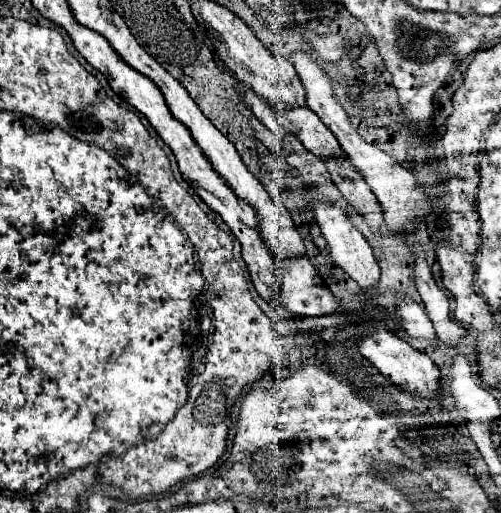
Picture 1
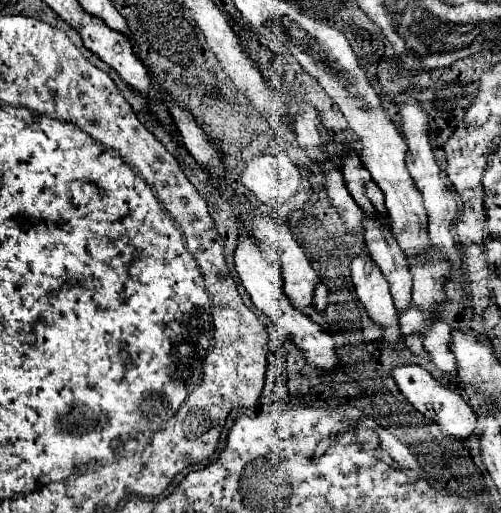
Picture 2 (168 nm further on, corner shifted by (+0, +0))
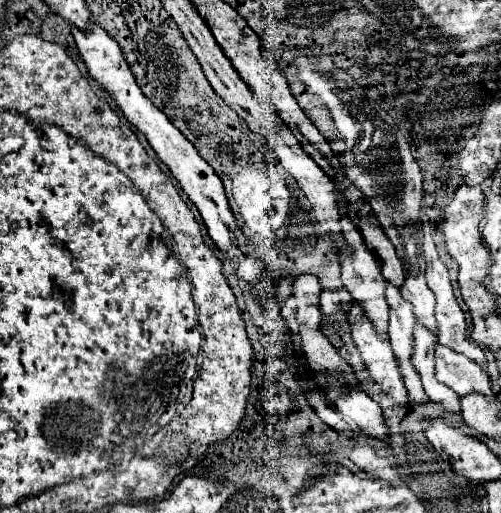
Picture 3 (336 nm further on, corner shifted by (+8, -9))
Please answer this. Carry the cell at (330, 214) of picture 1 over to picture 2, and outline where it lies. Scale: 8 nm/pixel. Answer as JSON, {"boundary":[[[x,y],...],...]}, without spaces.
{"boundary":[[[355,255],[351,259],[351,279],[355,285],[355,293],[365,305],[369,317],[385,329],[383,341],[399,345],[399,313],[393,305],[389,283],[385,281],[381,269],[377,269],[371,257]]]}

